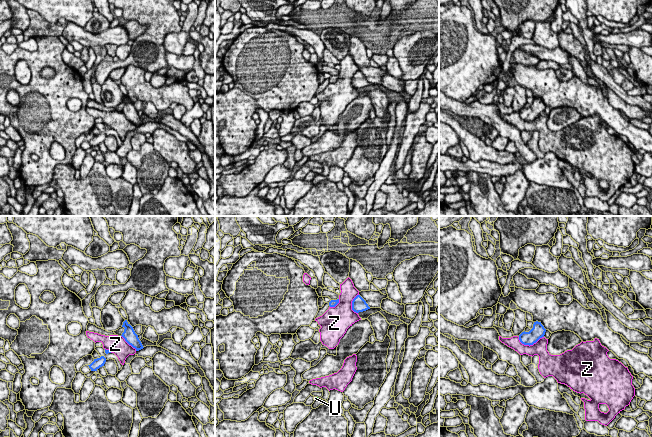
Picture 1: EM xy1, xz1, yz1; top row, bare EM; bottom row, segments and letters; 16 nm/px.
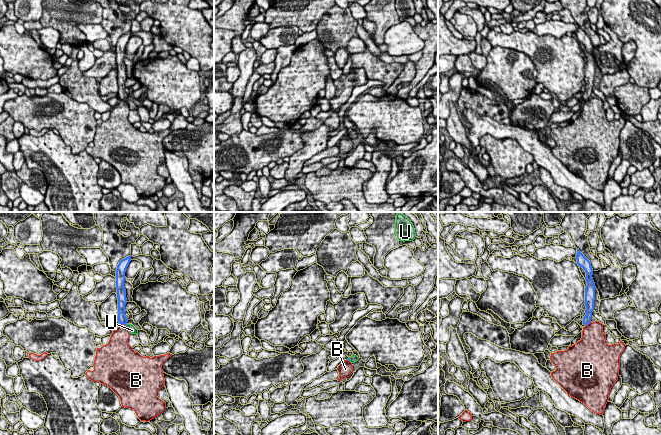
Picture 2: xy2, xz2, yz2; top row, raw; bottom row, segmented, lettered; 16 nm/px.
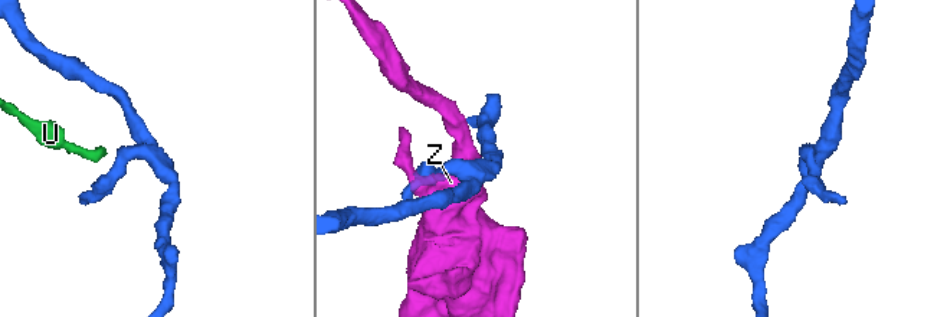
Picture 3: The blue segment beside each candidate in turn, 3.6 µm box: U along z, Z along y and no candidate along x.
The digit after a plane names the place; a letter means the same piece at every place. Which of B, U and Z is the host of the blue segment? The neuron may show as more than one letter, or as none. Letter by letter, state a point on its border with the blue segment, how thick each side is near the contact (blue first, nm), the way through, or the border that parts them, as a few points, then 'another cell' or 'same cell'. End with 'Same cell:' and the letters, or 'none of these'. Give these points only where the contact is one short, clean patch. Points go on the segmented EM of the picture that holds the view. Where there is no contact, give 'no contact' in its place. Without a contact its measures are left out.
B: contact xy2 (122, 323); calibres 160 and 280 nm; border xy2 (119, 323), (125, 325); another cell
U: contact xz2 (349, 359); calibres 50 and 120 nm; way xz2 (348, 359), (349, 359), (353, 358); same cell
Z: contact yz1 (530, 344); calibres 220 and 240 nm; another cell
Same cell: U

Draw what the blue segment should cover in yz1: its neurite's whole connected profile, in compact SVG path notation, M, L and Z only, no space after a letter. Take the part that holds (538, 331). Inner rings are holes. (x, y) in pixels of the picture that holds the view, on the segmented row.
M534 322L533 328L529 332L522 332L519 335L519 340L524 345L533 345L540 338L544 337L546 329L541 324L541 322Z

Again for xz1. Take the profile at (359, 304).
M357 295L352 301L352 310L356 313L363 312L370 309L366 301L360 296Z

